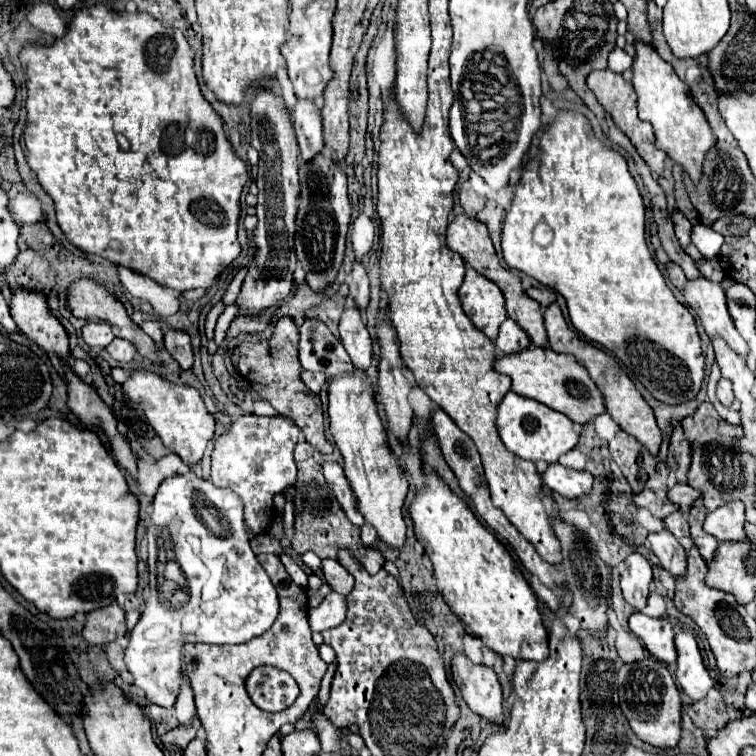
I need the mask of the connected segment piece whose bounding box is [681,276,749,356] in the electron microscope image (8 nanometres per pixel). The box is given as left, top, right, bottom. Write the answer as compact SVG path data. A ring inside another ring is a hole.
M699 276L695 280L687 280L681 292L685 296L687 306L691 306L697 312L701 326L709 336L721 334L735 352L743 356L749 354L747 342L737 334L731 322L731 316L727 312L727 296L721 284L709 282L707 278Z

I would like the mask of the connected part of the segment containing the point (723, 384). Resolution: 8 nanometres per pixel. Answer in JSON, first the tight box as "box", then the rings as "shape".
{"box":[717,378,735,406],"shape":[[[725,378],[719,380],[719,384],[717,384],[717,398],[719,398],[719,402],[723,406],[731,406],[731,402],[735,400],[735,396],[733,396],[733,388],[731,388],[729,380],[725,380]]]}

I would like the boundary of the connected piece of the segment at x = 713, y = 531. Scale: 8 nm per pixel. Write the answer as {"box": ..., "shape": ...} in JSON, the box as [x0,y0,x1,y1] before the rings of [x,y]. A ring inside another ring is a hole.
{"box":[705,502,745,542],"shape":[[[731,502],[725,504],[713,512],[707,514],[705,518],[705,532],[715,536],[719,542],[739,542],[745,538],[745,512],[743,512],[743,504],[741,502]]]}

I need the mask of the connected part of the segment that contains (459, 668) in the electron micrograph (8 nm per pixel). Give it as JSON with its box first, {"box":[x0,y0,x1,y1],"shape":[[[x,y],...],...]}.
{"box":[451,656,503,724],"shape":[[[455,656],[451,662],[453,682],[461,690],[467,706],[491,724],[503,724],[503,690],[493,668],[475,666],[467,656]]]}

